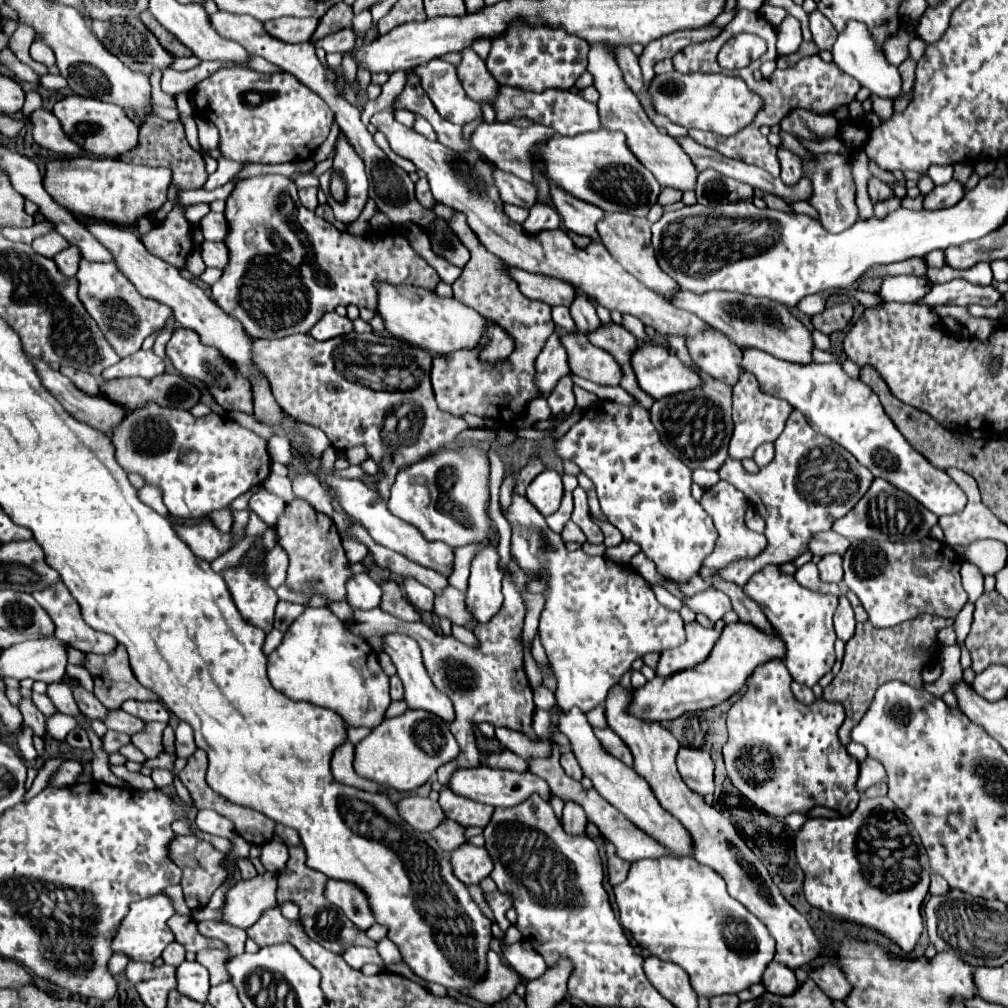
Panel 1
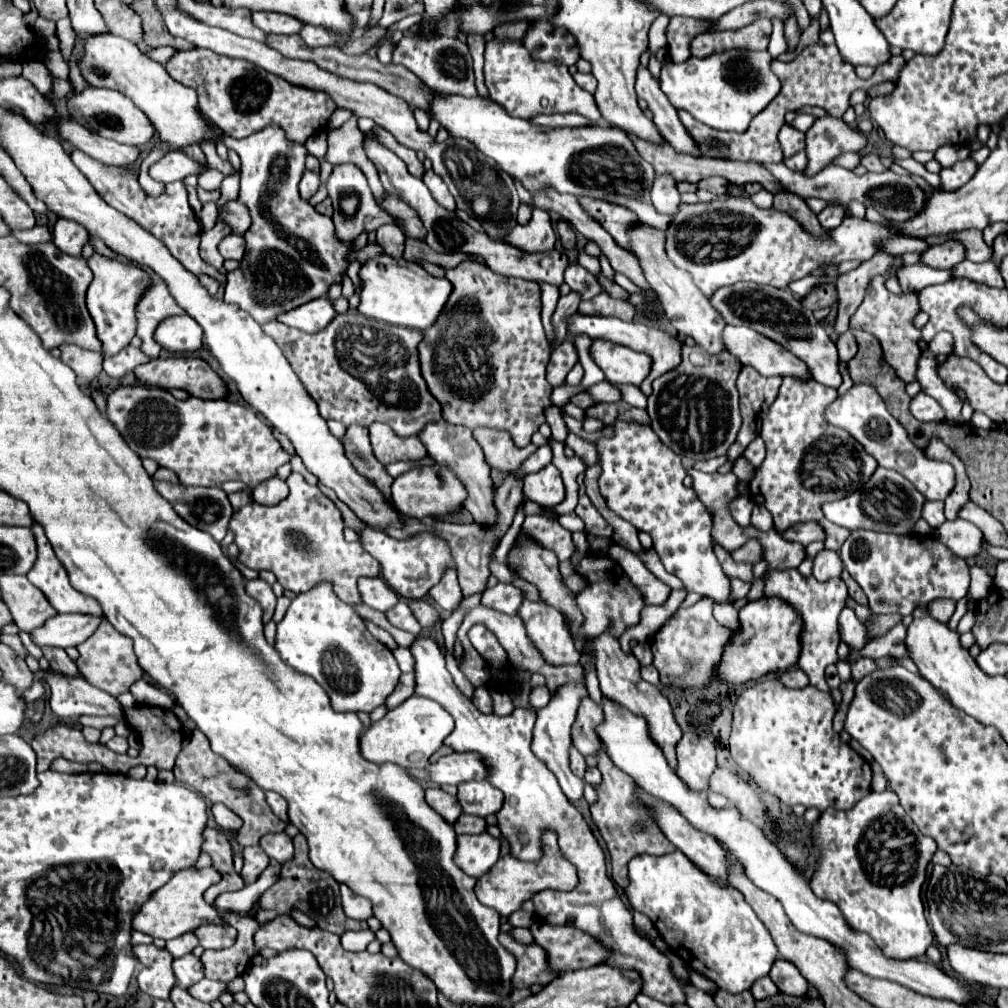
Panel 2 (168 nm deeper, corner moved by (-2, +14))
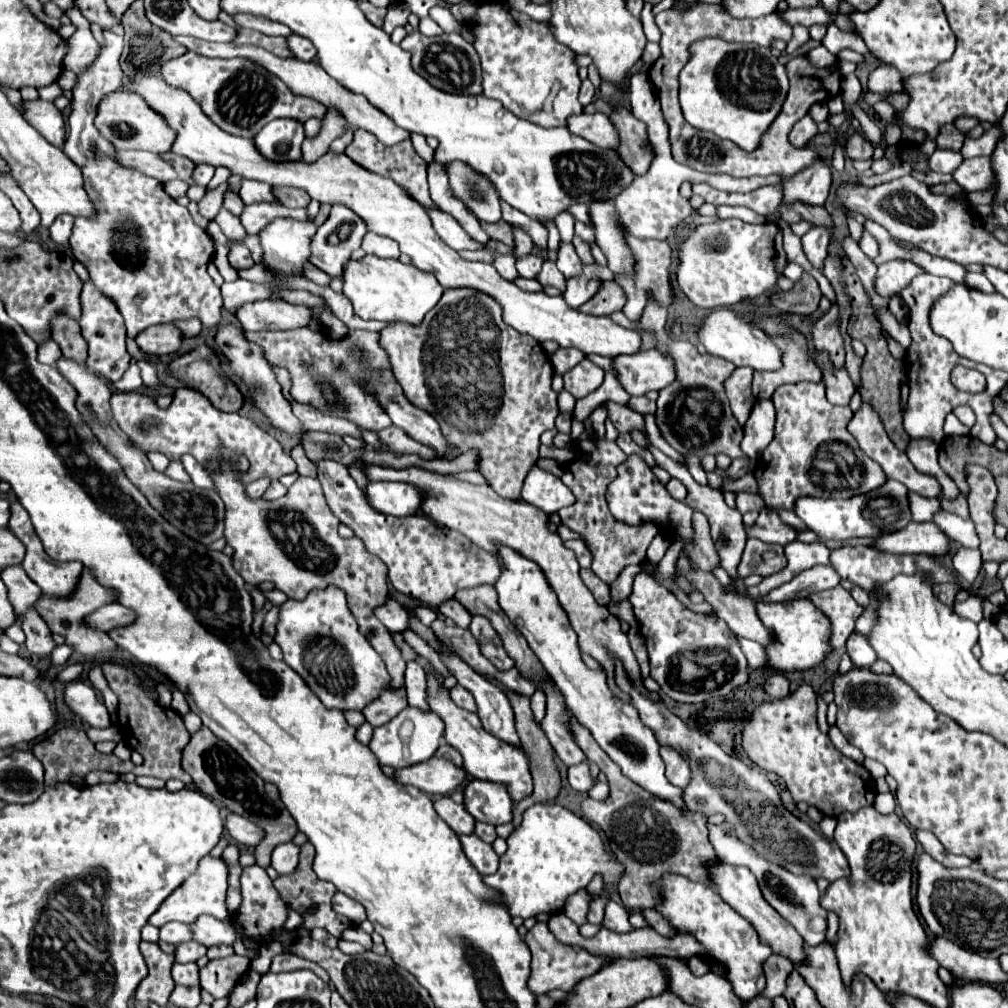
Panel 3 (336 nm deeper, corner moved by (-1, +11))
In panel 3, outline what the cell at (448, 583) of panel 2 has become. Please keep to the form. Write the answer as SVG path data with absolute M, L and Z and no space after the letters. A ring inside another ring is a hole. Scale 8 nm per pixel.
M455 598L447 600L447 604L443 604L443 608L439 612L443 616L451 618L455 622L455 626L459 626L459 628L469 628L469 624L471 624L471 614Z

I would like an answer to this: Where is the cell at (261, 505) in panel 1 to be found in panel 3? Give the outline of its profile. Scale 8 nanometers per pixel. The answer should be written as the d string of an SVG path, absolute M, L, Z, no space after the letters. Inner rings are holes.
M273 480L273 484L267 488L267 492L263 494L263 498L265 500L277 500L277 498L281 498L281 496L285 496L287 494L287 488L285 486L281 486L277 480Z

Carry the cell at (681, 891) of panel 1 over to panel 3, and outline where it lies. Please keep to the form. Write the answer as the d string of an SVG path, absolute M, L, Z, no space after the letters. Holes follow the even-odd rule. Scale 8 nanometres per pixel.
M667 876L667 880L663 880L663 904L659 912L671 920L675 930L695 932L695 938L707 948L707 960L717 960L725 966L725 976L739 998L749 1002L765 990L761 962L771 956L771 950L761 944L751 924L747 924L747 920L743 920L743 916L739 916L713 888L695 884L685 876Z

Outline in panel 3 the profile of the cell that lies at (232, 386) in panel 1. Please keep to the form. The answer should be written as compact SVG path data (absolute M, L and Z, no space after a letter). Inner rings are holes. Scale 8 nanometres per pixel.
M171 322L151 326L135 336L137 346L145 354L153 354L153 356L165 356L177 352L181 348L181 340L183 340L181 332Z

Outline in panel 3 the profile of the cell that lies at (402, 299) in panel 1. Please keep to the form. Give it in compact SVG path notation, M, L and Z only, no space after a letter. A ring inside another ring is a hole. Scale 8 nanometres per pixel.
M367 254L361 260L347 260L343 268L343 294L351 300L355 314L363 320L419 324L419 320L423 320L423 316L439 302L443 288L439 288L435 276L419 272L413 264Z

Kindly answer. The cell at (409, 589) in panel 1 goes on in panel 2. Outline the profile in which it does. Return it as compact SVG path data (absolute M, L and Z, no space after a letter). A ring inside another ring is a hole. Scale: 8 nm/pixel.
M366 527L362 531L362 547L378 559L384 581L404 599L422 599L430 587L440 581L444 569L454 565L448 553L448 545L430 533L422 533L410 541L396 541L380 529Z

